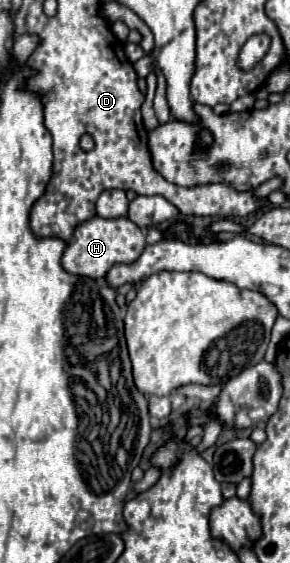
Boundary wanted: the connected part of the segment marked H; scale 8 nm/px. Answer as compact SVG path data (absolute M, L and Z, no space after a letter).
M92 217L90 221L76 227L74 241L66 247L62 255L62 267L74 275L104 279L106 273L112 269L112 265L136 261L142 255L144 247L146 247L144 231L138 225L134 225L128 217L120 217L120 219Z

